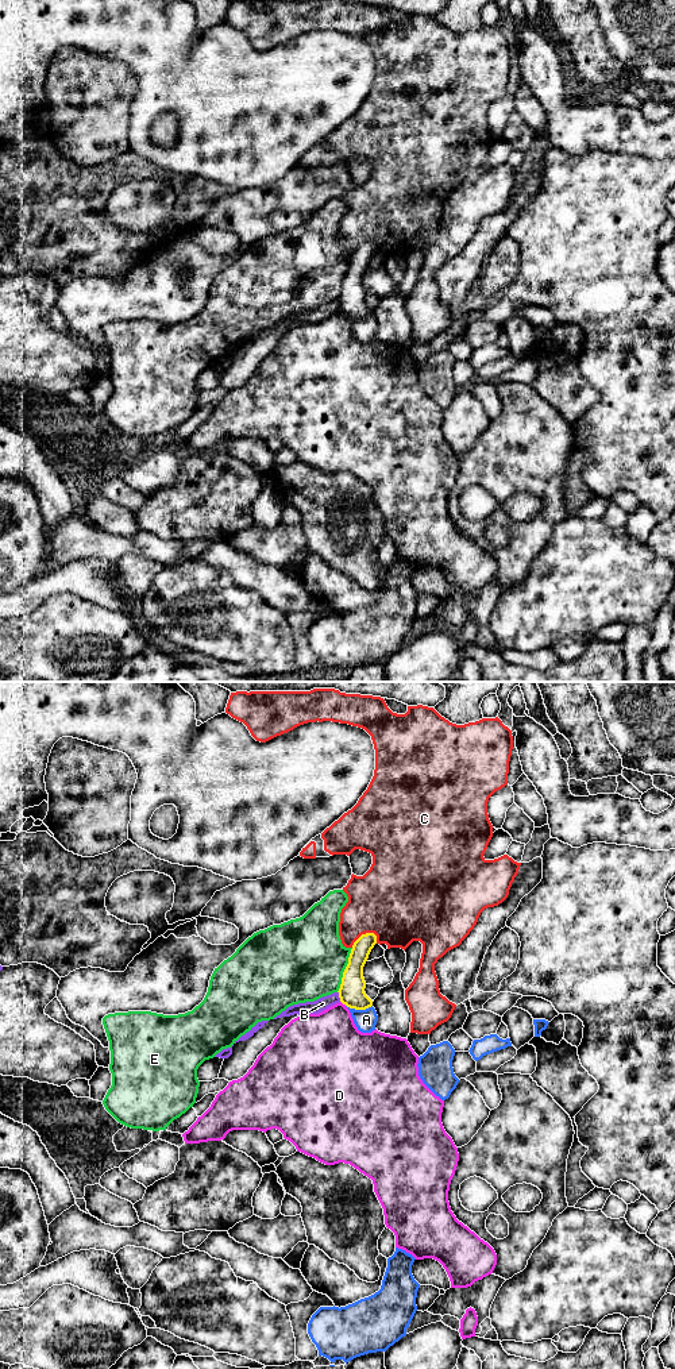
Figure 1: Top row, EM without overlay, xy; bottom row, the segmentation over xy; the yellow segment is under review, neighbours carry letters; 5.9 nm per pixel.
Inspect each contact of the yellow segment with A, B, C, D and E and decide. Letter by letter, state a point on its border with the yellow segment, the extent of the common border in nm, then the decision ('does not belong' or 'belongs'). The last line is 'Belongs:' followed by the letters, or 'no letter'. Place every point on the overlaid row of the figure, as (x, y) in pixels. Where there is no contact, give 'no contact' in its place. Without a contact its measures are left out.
A: xy (359, 1009) | 160 nm | does not belong
B: xy (339, 997) | 70 nm | does not belong
C: xy (363, 934) | 170 nm | does not belong
D: xy (343, 1003) | 50 nm | does not belong
E: xy (344, 970) | 280 nm | does not belong
Belongs: no letter

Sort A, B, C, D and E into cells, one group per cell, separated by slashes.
A / B / C / D / E

